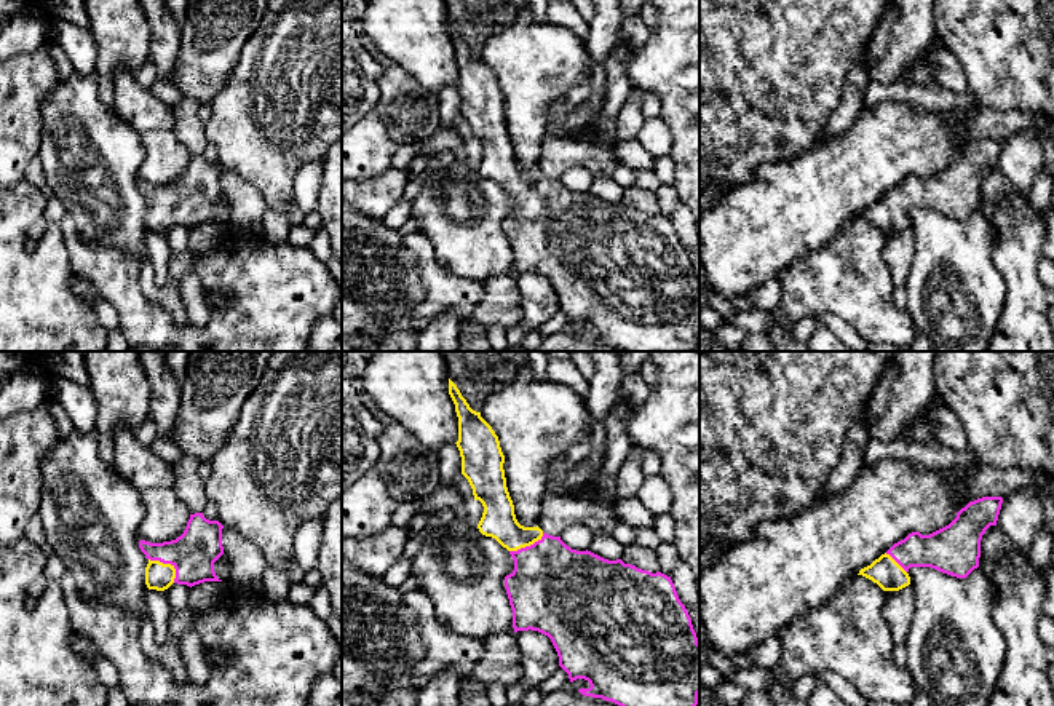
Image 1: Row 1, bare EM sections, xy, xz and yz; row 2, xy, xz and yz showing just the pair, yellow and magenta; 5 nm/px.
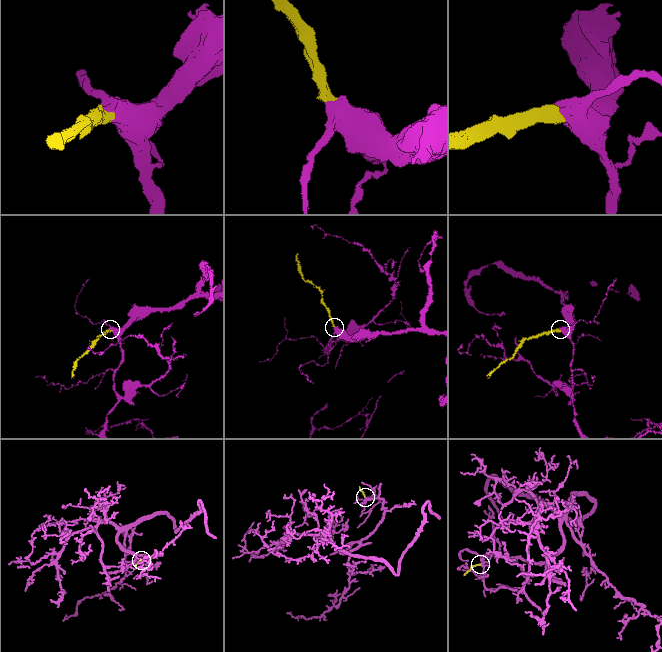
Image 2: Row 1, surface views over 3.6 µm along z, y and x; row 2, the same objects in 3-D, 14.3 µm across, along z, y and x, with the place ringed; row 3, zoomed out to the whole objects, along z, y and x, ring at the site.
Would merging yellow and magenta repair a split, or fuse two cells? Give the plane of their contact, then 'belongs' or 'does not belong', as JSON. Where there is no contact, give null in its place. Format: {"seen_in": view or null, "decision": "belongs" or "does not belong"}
{"seen_in": "xy", "decision": "belongs"}

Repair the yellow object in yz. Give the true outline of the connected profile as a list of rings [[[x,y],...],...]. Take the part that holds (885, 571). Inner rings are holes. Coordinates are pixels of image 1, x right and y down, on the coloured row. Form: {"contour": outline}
{"contour": [[[982,497],[969,502],[945,527],[921,535],[909,533],[894,543],[870,565],[859,570],[883,591],[899,591],[910,585],[910,567],[931,567],[942,573],[966,578],[979,567],[981,540],[990,526],[997,526],[1001,497]]]}

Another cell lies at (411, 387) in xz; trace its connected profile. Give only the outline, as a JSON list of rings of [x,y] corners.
[[[374,351],[363,385],[374,403],[426,449],[438,452],[458,441],[458,417],[441,351]]]

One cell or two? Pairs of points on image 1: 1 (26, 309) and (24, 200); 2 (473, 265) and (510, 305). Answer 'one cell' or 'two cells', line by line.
1: one cell
2: two cells

